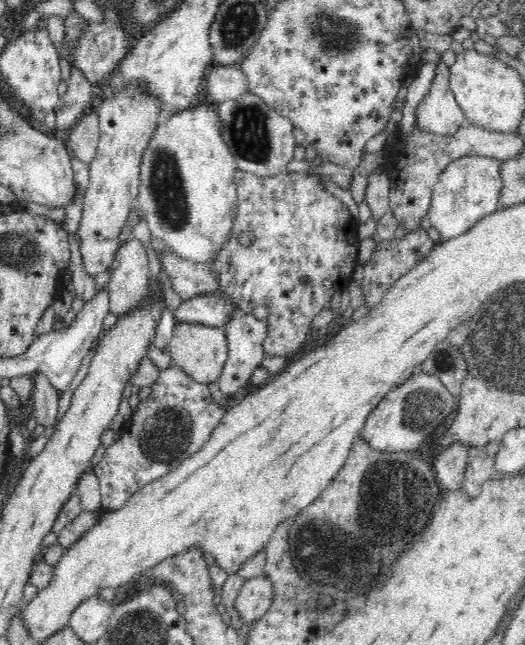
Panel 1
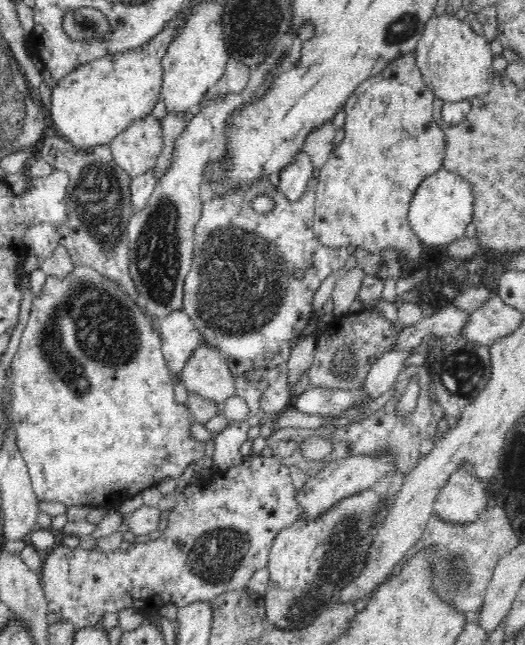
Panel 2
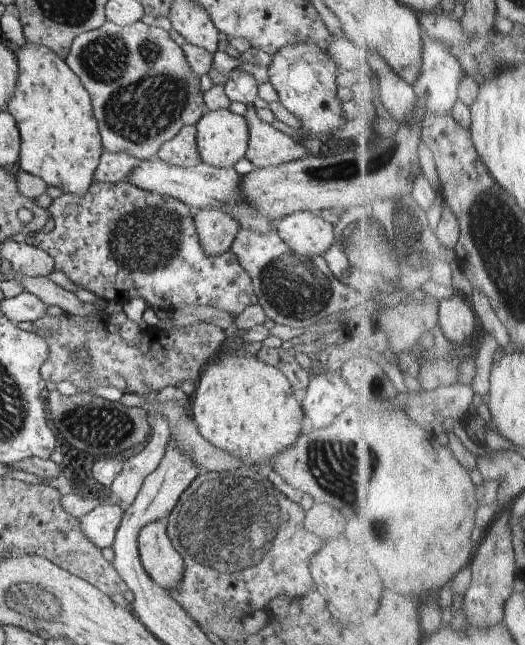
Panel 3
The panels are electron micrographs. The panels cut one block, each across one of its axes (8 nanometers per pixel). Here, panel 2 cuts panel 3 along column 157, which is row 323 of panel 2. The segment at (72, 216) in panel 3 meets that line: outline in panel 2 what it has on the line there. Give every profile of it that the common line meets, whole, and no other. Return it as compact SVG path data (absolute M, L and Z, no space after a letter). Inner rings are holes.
M267 177L262 178L234 194L226 194L222 198L215 196L214 200L206 202L195 226L195 251L190 272L185 278L183 310L199 330L203 343L218 349L226 358L234 378L236 395L244 398L250 406L248 418L231 423L215 435L212 457L222 470L242 463L240 446L247 440L248 430L258 426L260 420L266 417L260 408L259 398L268 388L268 382L249 383L246 374L253 368L269 369L287 362L291 352L290 341L301 336L313 317L314 293L331 272L344 267L349 257L345 247L332 248L318 240L313 231L314 196L306 196L308 192L304 191L296 202L292 202L280 190L276 191ZM258 194L265 194L274 201L274 208L270 212L260 213L252 207L252 200ZM296 270L303 270L303 279L294 277Z

